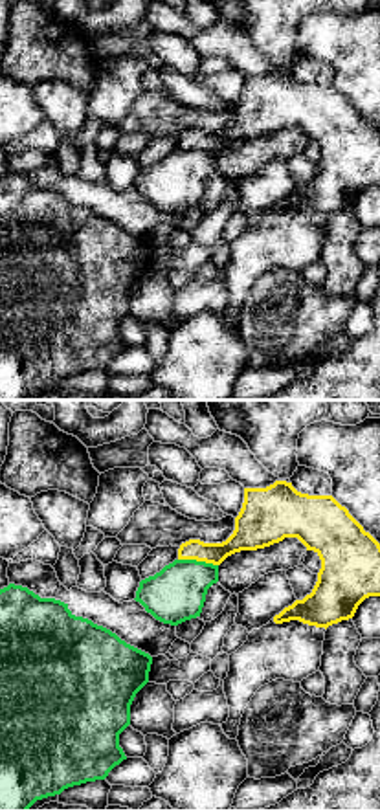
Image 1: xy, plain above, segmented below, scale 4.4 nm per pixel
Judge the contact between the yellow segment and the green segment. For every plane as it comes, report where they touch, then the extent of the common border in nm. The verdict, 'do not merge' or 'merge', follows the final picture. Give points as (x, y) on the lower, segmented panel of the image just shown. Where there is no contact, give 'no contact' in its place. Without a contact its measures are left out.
(199, 560) | 180 nm

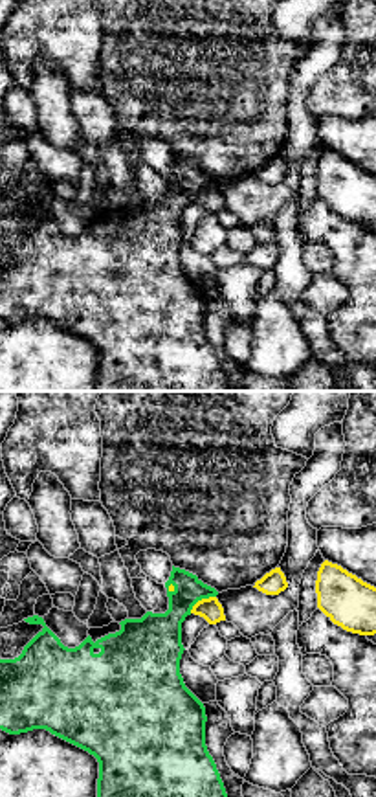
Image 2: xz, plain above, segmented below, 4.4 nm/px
(202, 599) | 140 nm

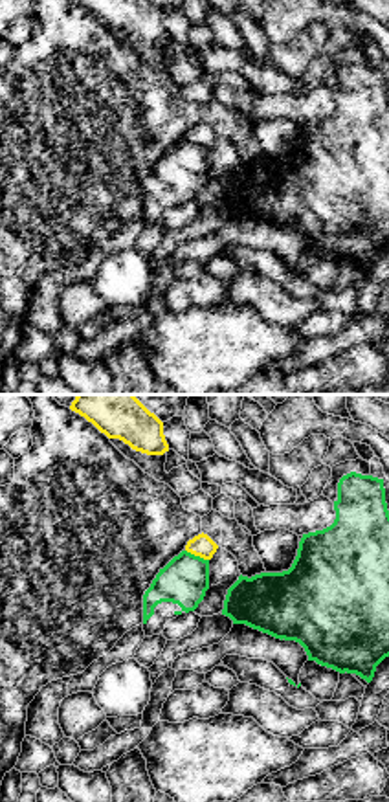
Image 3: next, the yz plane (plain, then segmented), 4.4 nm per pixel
(197, 555) | 120 nm

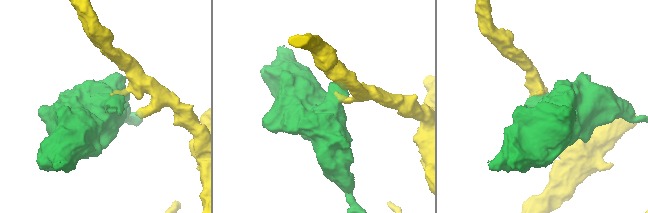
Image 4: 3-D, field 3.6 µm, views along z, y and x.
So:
do not merge

